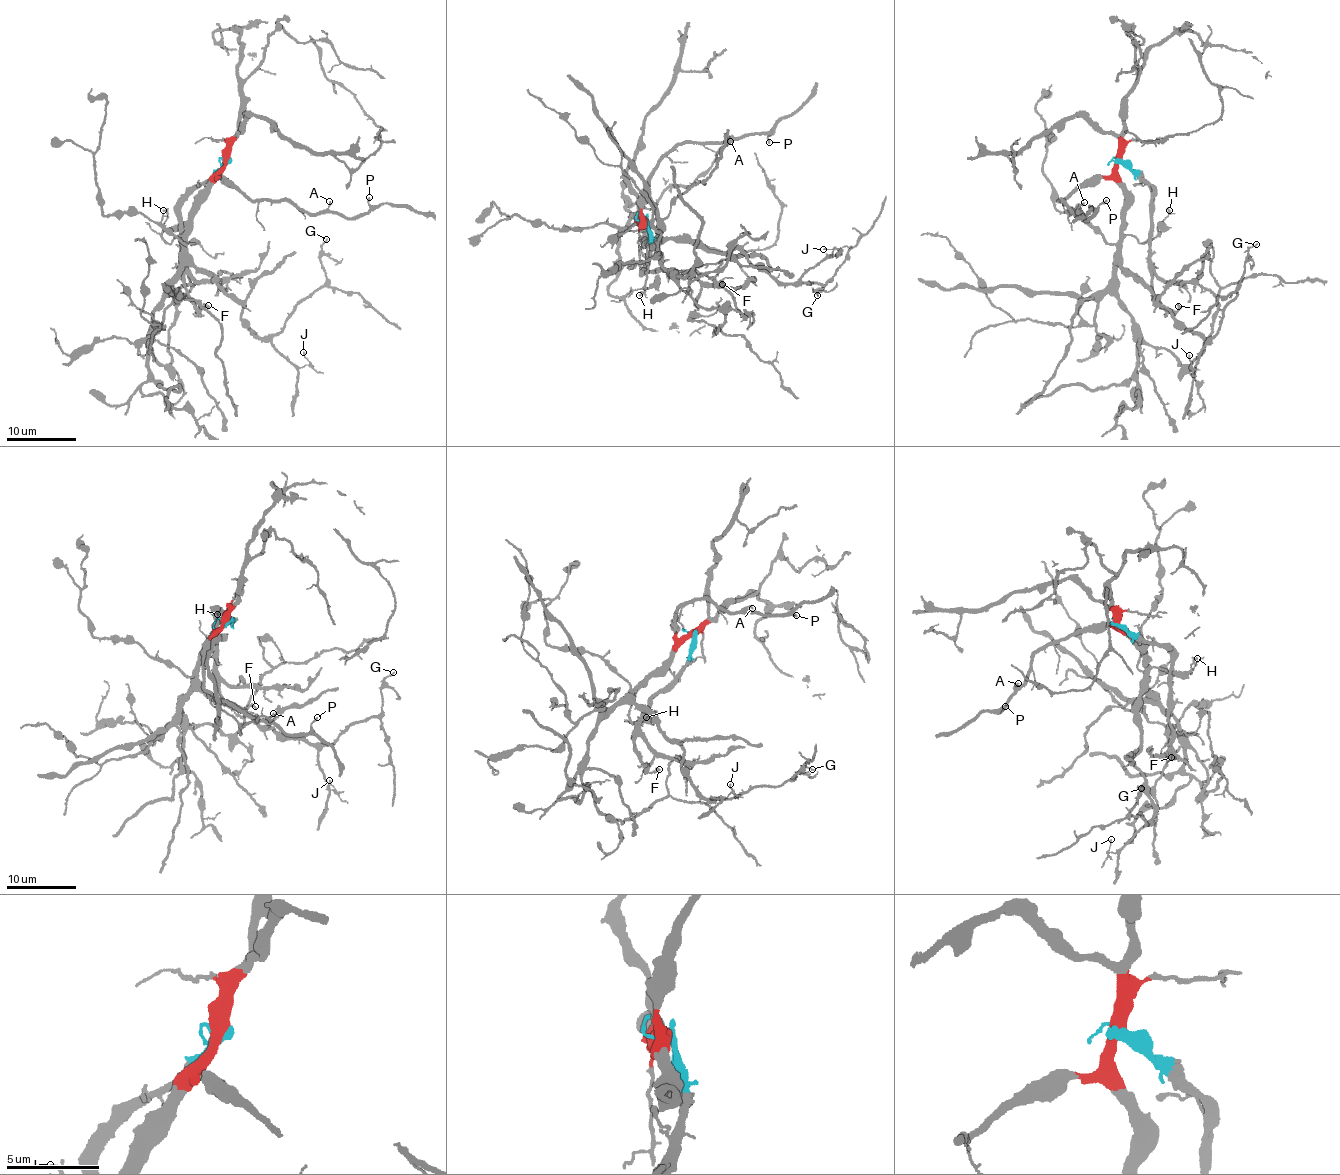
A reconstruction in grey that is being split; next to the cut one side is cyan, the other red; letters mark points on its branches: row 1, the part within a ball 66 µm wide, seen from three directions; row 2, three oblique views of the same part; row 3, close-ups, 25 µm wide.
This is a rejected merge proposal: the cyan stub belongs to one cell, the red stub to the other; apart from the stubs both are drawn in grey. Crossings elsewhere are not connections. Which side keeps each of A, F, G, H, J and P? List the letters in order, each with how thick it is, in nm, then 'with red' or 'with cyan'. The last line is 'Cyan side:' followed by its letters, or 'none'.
A: calibre 140 nm; with red
F: calibre 180 nm; with cyan
G: calibre 100 nm; with red
H: calibre 140 nm; with red
J: calibre 80 nm; with red
P: calibre 180 nm; with red
Cyan side: F

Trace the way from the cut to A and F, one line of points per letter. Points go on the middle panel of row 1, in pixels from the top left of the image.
A: (647, 219), (642, 213), (642, 188), (660, 159), (683, 143), (727, 141), (729, 136), (730, 141)
F: (647, 219), (652, 245), (643, 270), (702, 272), (718, 288), (722, 284)

